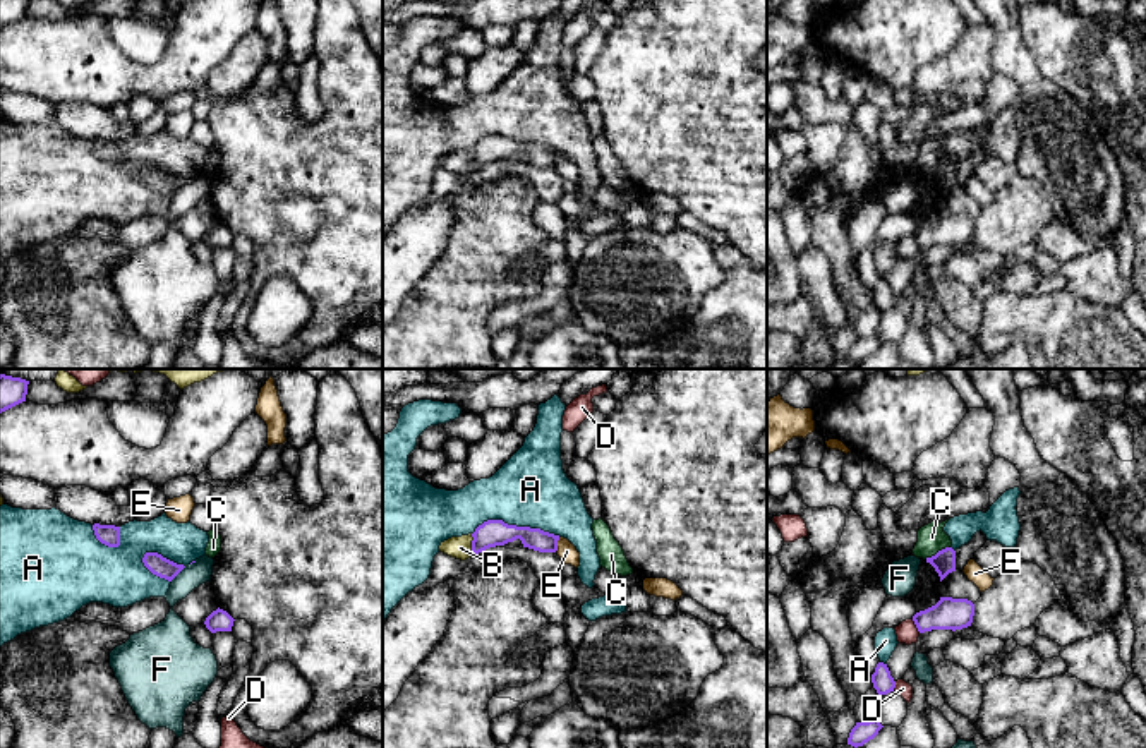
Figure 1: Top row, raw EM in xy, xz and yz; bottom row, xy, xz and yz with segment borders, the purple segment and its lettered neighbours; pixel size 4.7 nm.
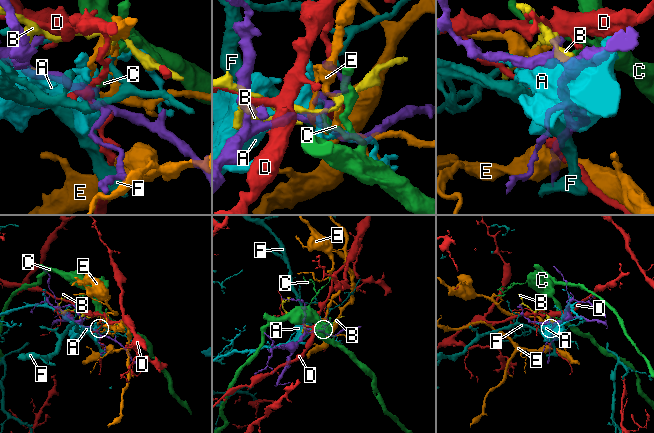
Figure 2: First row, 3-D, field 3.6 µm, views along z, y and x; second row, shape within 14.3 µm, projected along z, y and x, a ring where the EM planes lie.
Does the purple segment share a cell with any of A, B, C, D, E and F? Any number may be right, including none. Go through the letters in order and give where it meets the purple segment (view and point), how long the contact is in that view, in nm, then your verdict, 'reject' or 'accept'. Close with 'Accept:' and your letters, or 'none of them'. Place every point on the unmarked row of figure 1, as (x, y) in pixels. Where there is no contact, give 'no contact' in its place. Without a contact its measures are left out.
A: contact xz (515, 141); length 420 nm; reject
B: contact xz (472, 160); length 100 nm; reject
C: contact yz (939, 167); length 140 nm; reject
D: contact yz (915, 239); length 80 nm; reject
E: contact xz (556, 160); length 80 nm; reject
F: contact xy (177, 189); length 100 nm; reject
Accept: none of them

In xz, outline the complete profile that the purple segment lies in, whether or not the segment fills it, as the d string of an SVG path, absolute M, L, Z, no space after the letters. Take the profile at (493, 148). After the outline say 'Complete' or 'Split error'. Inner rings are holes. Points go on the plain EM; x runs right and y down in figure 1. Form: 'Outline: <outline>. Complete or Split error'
Outline: M487 136L475 144L472 149L472 172L496 161L504 161L516 154L522 156L523 163L539 168L556 168L559 151L544 148L540 144L508 141L503 136Z. Complete

